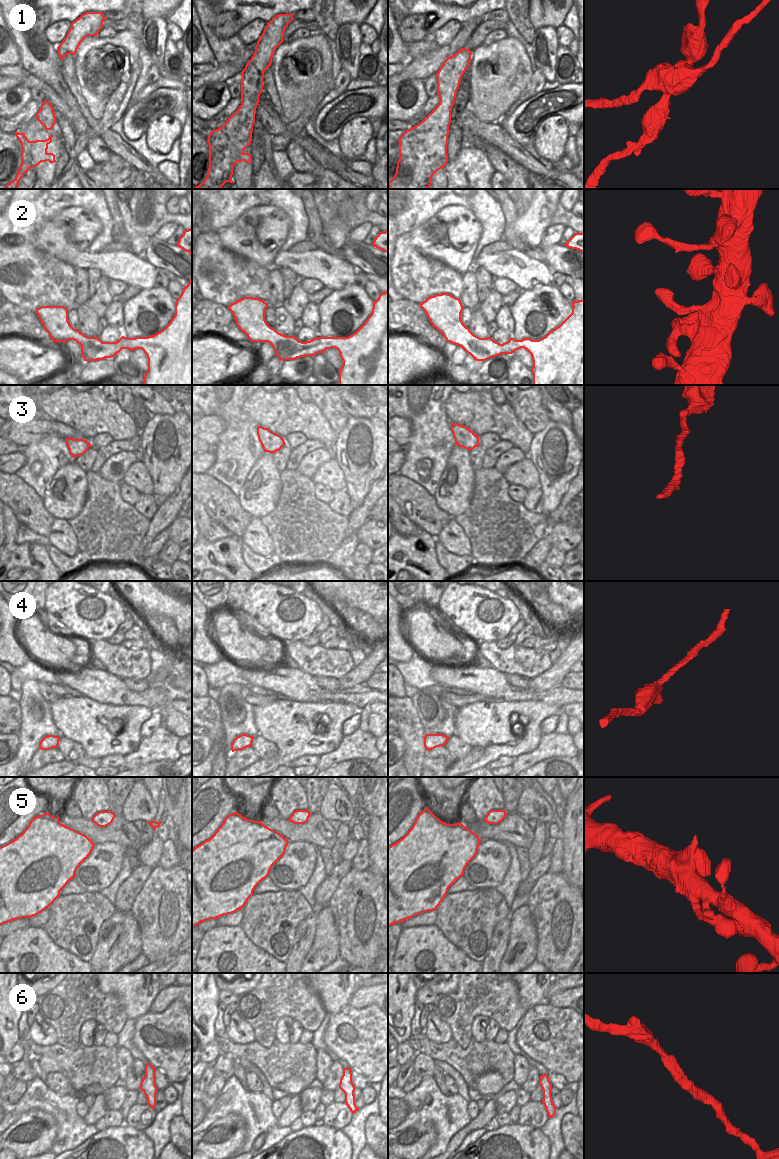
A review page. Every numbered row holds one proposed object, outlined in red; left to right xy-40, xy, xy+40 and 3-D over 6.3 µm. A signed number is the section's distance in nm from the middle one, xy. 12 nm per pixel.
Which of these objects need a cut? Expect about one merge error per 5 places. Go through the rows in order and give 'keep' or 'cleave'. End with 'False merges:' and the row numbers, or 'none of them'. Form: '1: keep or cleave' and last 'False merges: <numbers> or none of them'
1: keep
2: keep
3: keep
4: keep
5: keep
6: keep
False merges: none of them

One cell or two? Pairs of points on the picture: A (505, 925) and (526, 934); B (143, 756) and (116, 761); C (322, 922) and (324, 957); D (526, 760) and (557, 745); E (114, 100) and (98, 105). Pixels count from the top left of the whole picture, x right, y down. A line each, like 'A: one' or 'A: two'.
A: two
B: two
C: one
D: one
E: two

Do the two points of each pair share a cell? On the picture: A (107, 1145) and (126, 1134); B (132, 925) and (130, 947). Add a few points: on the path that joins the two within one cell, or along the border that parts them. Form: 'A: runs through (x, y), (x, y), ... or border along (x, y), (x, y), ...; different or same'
A: runs through (112, 1145), (115, 1145), (121, 1139); same
B: runs through (131, 930), (130, 942); same

